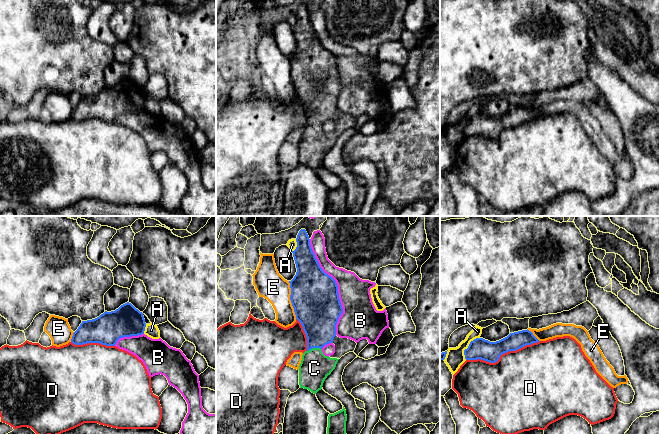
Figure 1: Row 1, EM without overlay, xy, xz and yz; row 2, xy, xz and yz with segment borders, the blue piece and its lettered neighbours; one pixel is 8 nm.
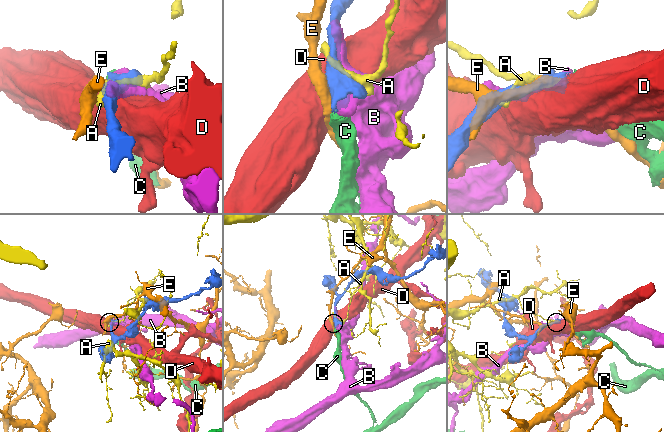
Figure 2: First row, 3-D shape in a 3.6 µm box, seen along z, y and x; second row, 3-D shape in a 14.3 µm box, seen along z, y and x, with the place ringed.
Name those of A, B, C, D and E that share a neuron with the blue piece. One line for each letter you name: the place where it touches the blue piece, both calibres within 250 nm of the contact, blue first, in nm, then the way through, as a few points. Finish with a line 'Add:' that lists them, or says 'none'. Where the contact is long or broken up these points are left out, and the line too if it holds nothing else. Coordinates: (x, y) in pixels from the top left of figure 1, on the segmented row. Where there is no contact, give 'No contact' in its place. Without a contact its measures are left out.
C: Touches blue at xz (314, 347). Thickness 300 nm (blue) against 240 nm. Path across: xz (318, 317), (318, 336), (314, 347), (314, 368)
Add: C

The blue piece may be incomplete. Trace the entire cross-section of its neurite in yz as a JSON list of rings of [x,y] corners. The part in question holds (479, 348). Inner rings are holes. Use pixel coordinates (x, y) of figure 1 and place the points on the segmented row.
[[[528,329],[510,333],[507,337],[496,342],[476,338],[471,341],[468,348],[464,350],[464,355],[466,360],[481,359],[495,363],[502,354],[509,351],[516,351],[526,345],[537,342],[539,342],[539,340]]]

